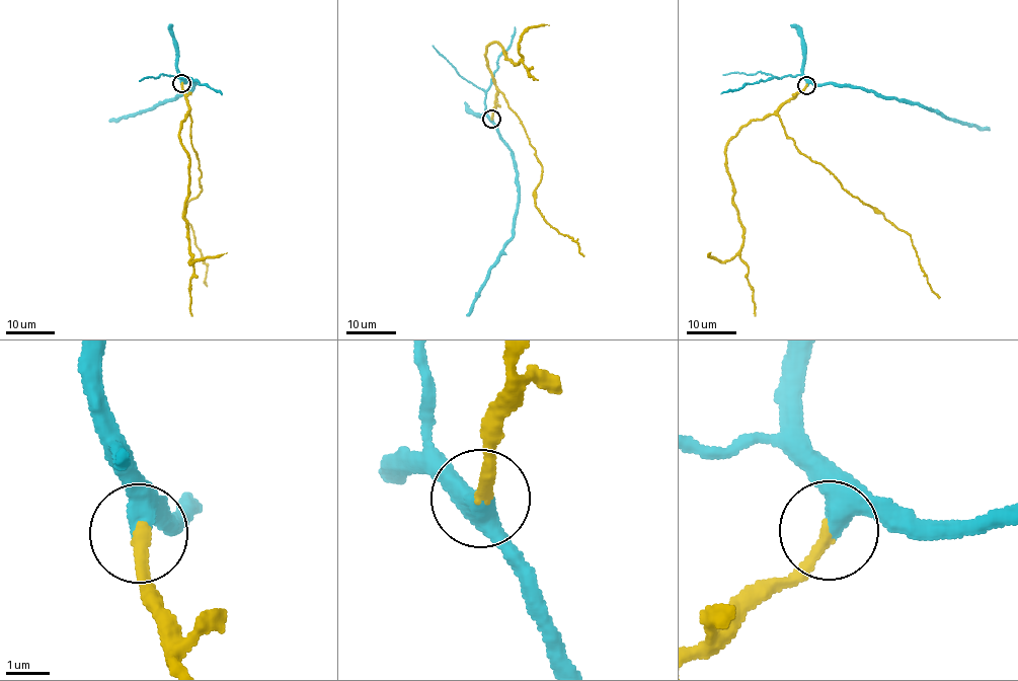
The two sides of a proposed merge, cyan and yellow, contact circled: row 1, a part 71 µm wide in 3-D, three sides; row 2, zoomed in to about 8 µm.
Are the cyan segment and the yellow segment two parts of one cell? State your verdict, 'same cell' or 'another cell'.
same cell

